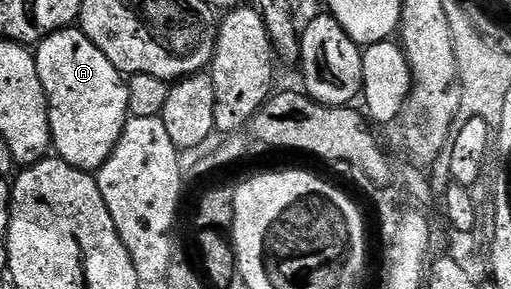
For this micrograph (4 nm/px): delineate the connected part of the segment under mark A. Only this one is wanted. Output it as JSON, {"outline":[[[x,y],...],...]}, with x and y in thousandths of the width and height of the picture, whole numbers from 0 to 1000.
{"outline":[[[155,93],[100,114],[67,180],[74,273],[82,273],[94,346],[108,540],[166,592],[198,585],[225,522],[254,408],[245,256],[227,242]]]}

